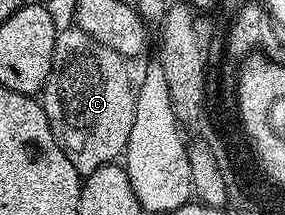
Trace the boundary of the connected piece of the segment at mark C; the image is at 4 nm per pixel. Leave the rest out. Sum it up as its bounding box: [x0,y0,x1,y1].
[40,27,136,177]

